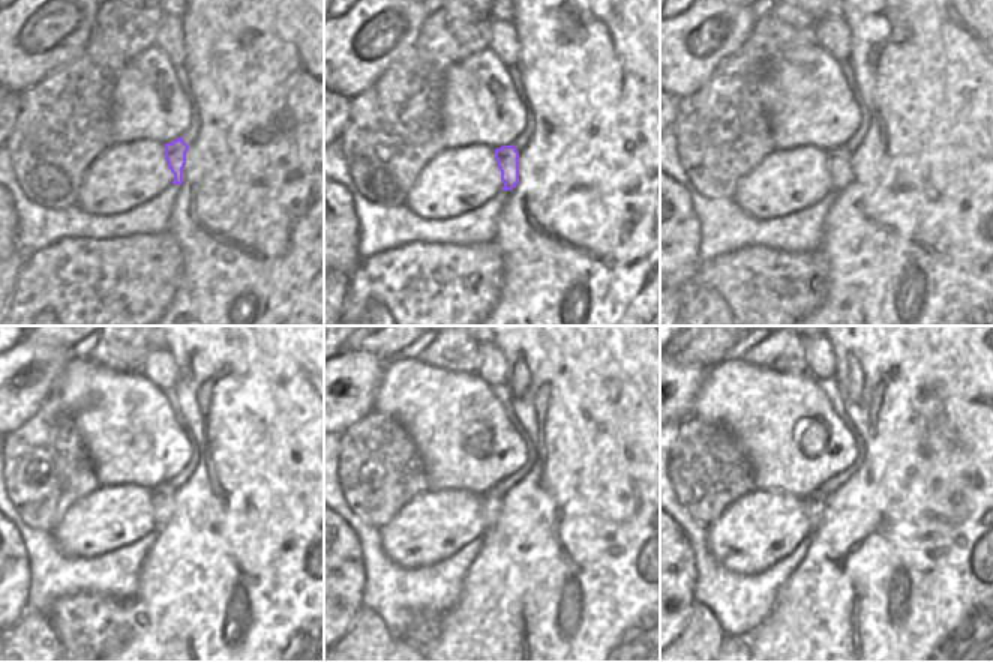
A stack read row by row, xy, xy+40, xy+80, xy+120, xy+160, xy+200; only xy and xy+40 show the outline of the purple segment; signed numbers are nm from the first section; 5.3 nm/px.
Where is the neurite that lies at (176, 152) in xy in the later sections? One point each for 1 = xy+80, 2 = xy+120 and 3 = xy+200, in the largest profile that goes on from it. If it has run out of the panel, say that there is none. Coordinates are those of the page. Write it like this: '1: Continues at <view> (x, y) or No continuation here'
1: Continues at xy+80 (839, 159)
2: Continues at xy+120 (162, 496)
3: Continues at xy+200 (813, 503).

